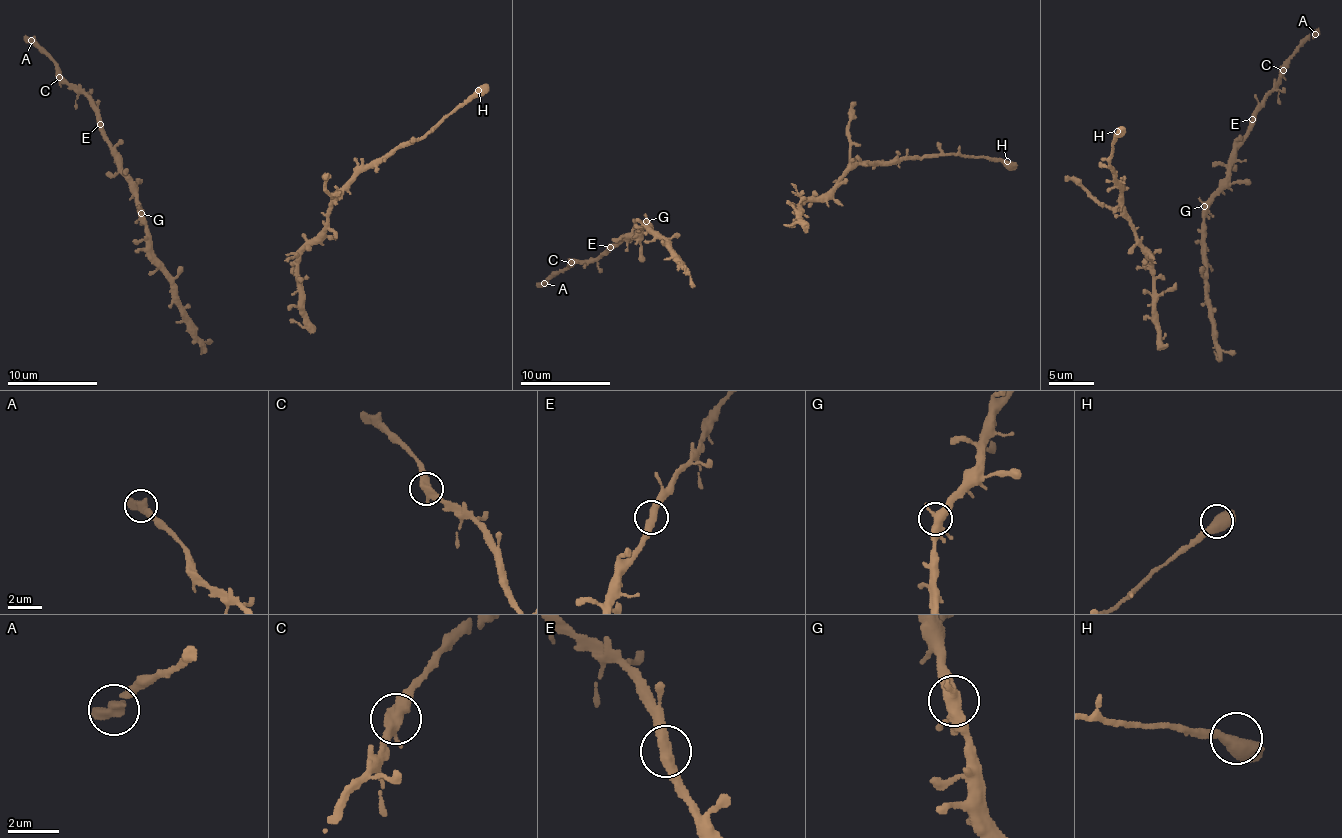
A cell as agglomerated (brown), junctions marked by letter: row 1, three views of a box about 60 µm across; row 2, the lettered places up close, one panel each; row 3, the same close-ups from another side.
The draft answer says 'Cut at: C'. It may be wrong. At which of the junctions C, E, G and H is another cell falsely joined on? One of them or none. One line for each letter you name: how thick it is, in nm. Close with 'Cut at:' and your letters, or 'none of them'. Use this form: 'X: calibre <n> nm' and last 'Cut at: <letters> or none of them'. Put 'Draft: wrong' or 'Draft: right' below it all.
Cut at: none of them
Draft: wrong

